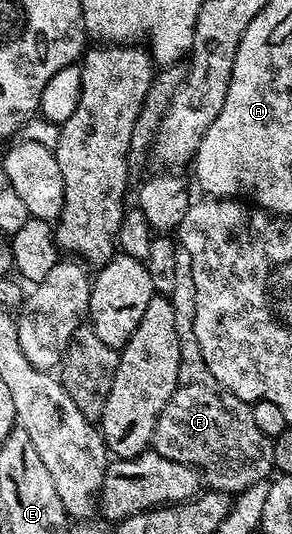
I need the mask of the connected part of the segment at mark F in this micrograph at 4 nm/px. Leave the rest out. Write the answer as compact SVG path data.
M177 247L174 259L175 285L170 299L174 306L174 323L178 326L178 382L170 402L166 402L158 418L151 447L162 454L162 458L170 458L196 469L211 491L237 494L255 484L263 485L273 475L273 437L258 430L252 404L230 394L230 390L226 390L222 382L210 374L210 366L206 366L202 346L198 346L198 337L194 334L196 291L190 254L186 254L184 248Z

